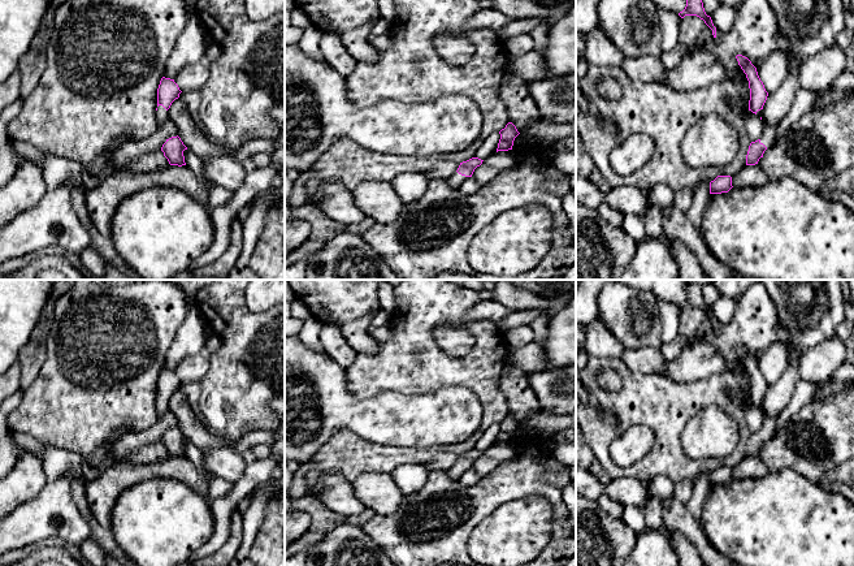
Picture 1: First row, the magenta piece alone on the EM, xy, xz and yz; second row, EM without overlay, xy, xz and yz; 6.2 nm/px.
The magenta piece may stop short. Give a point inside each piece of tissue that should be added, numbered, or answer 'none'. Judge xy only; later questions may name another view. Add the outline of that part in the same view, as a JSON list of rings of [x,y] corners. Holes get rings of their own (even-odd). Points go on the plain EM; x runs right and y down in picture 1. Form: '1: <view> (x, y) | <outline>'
1: xy (161, 405) | [[[159,397],[156,402],[156,409],[159,416],[162,415],[168,410],[168,402],[162,397]]]

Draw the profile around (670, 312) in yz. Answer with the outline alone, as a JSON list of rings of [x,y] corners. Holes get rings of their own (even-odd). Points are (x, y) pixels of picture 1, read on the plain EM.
[[[666,301],[659,302],[660,338],[663,344],[669,344],[679,336],[681,311],[679,304]]]

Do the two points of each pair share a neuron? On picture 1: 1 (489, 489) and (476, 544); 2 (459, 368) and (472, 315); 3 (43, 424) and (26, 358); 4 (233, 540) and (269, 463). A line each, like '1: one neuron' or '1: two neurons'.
1: two neurons
2: two neurons
3: two neurons
4: two neurons

